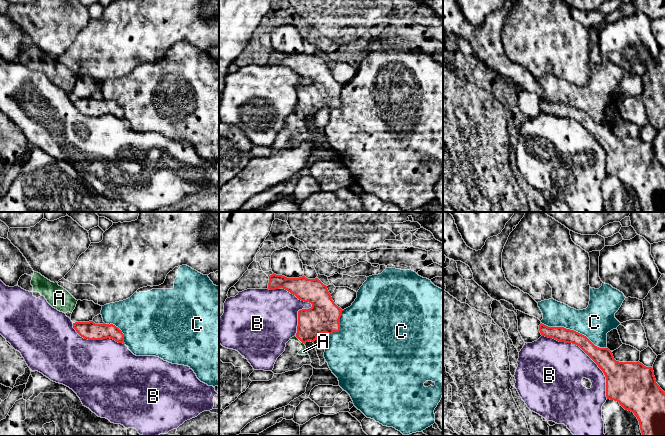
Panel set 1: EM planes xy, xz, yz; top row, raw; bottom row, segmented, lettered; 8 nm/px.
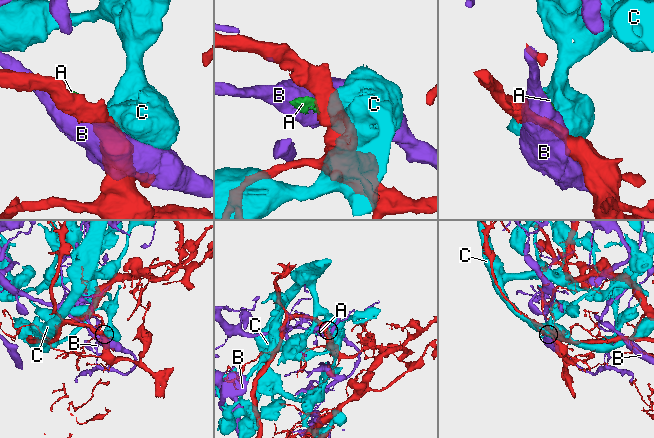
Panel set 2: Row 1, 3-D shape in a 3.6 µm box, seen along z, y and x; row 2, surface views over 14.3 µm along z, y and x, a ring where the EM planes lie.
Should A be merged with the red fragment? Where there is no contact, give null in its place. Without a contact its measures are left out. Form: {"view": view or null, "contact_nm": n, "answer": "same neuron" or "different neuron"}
{"view": "xz", "contact_nm": 100, "answer": "different neuron"}

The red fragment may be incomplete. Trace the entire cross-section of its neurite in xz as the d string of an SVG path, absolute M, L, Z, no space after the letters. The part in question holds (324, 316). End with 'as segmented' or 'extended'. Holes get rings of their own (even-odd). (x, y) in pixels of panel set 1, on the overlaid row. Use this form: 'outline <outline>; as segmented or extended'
outline M273 273L269 276L268 289L279 288L287 290L301 301L312 304L311 308L298 311L296 337L302 343L314 343L321 333L330 335L340 331L343 310L334 303L327 286L318 278L287 278Z; as segmented

